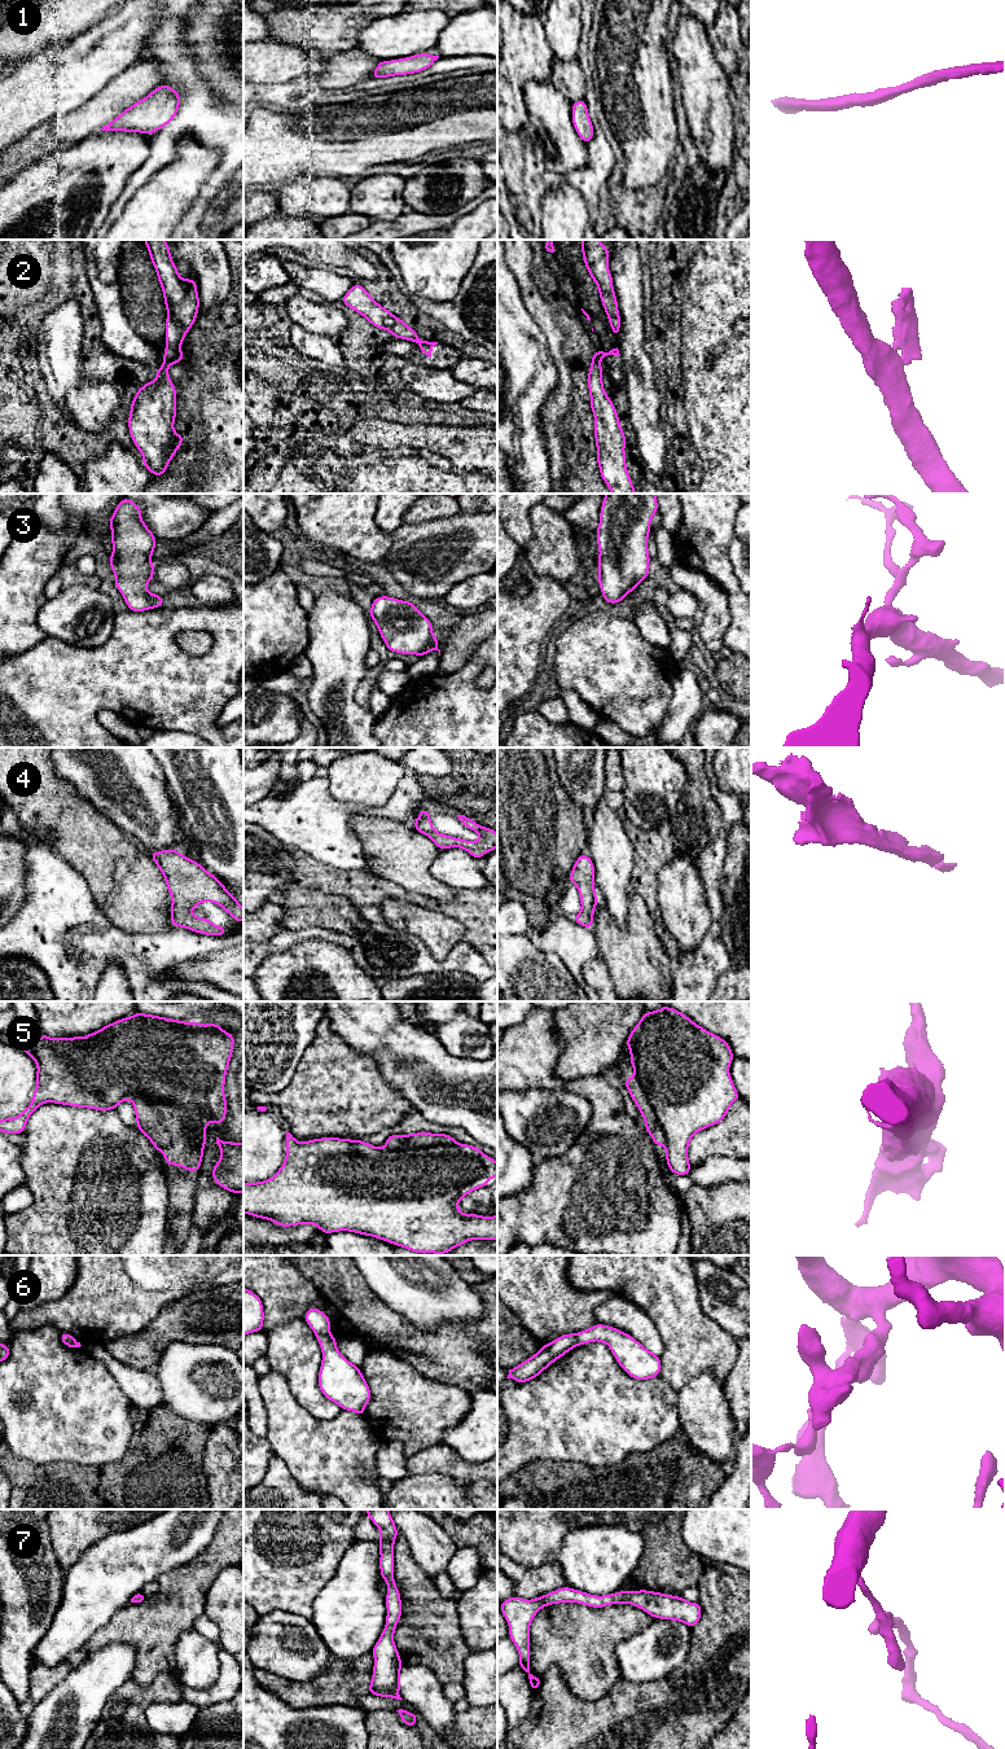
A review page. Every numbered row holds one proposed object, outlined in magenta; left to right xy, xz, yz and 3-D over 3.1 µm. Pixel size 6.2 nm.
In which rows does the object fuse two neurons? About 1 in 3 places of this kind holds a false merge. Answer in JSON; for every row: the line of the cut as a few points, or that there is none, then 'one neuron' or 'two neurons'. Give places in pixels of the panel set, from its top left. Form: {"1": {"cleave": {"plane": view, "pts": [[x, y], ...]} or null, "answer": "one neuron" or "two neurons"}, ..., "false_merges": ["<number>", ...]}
{"1": {"cleave": null, "answer": "one neuron"}, "2": {"cleave": {"plane": "yz", "pts": [[598, 353], [600, 358]]}, "answer": "two neurons"}, "3": {"cleave": null, "answer": "one neuron"}, "4": {"cleave": null, "answer": "one neuron"}, "5": {"cleave": {"plane": "xy", "pts": [[132, 1099], [171, 1103], [187, 1129], [196, 1114], [206, 1125]]}, "answer": "two neurons"}, "6": {"cleave": null, "answer": "one neuron"}, "7": {"cleave": null, "answer": "one neuron"}, "false_merges": ["2", "5"]}

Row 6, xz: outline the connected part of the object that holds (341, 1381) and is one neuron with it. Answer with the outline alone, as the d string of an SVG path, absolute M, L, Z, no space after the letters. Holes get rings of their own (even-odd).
M310 1307L304 1321L316 1334L322 1351L319 1372L319 1388L325 1398L342 1410L364 1416L370 1399L370 1389L360 1368L348 1362L337 1349L337 1340L330 1334L330 1320L316 1307Z

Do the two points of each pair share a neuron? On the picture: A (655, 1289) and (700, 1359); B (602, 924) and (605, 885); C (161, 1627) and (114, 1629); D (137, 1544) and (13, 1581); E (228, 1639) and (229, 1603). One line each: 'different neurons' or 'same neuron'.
A: same neuron
B: different neurons
C: same neuron
D: different neurons
E: same neuron

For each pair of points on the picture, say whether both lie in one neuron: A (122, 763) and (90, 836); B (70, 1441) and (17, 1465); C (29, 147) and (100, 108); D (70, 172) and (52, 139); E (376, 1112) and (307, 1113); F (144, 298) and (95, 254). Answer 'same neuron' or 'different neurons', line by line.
A: different neurons
B: different neurons
C: same neuron
D: different neurons
E: same neuron
F: same neuron

